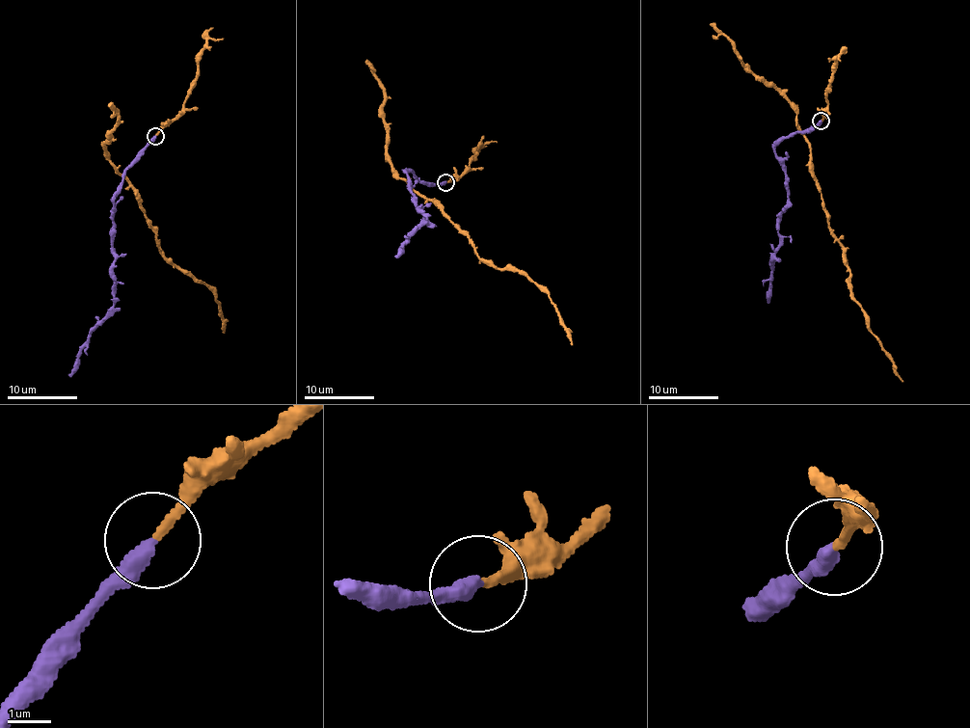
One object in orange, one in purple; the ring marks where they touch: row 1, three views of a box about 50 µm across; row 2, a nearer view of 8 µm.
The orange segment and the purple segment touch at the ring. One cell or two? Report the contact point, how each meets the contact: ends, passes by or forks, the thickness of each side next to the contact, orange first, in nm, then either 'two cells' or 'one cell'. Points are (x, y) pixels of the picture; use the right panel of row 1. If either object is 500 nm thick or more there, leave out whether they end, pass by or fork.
place (821, 121); orange ends; purple ends; calibres 200 and 380 nm; one cell

